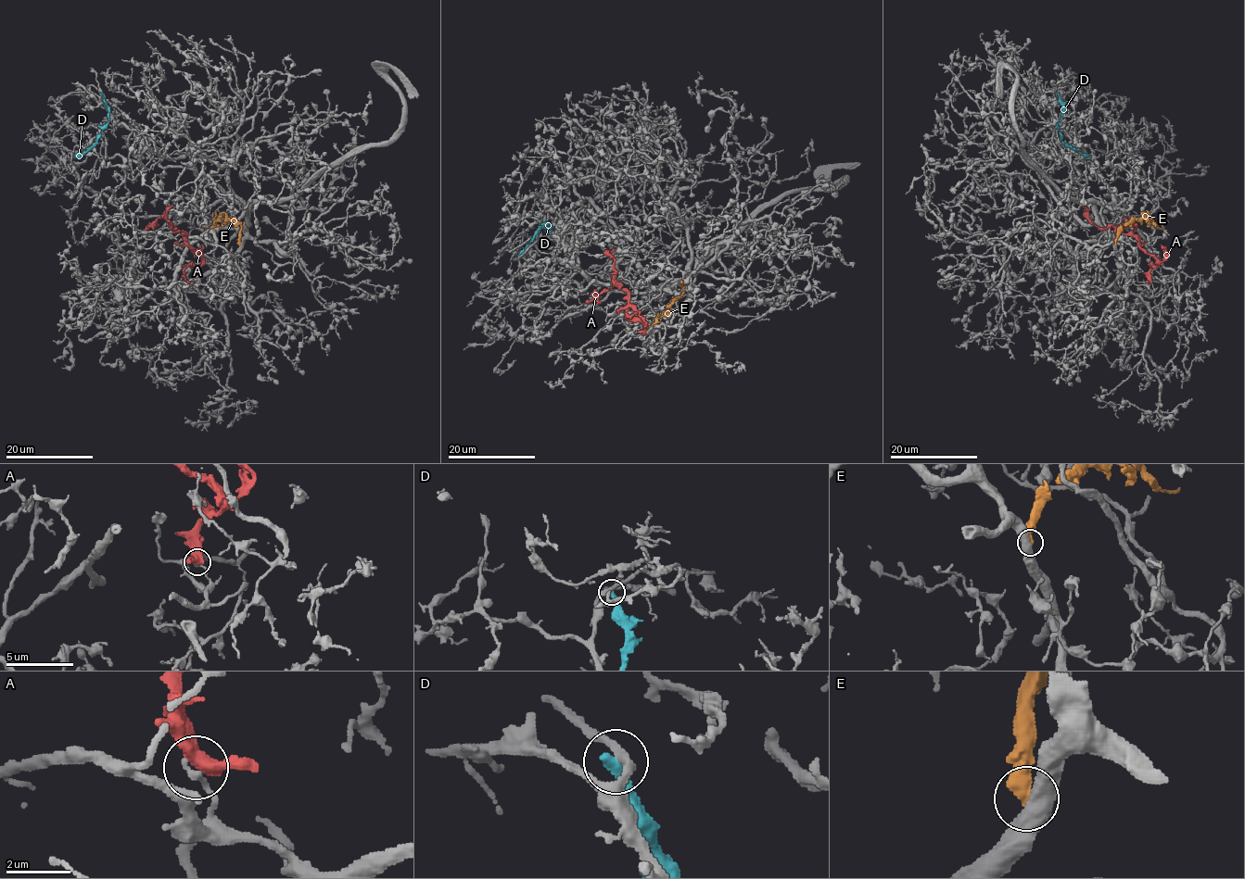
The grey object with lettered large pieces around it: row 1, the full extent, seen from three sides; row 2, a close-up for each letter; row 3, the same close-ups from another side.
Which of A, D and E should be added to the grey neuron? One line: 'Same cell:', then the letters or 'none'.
Same cell: none

